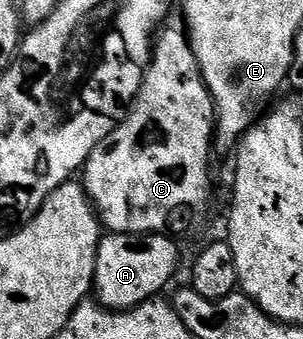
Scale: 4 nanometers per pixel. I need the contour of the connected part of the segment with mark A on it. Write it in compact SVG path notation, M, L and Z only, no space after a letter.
M107 233L99 240L93 295L108 311L132 311L137 305L158 296L179 267L179 247L174 238L163 233L120 235Z

